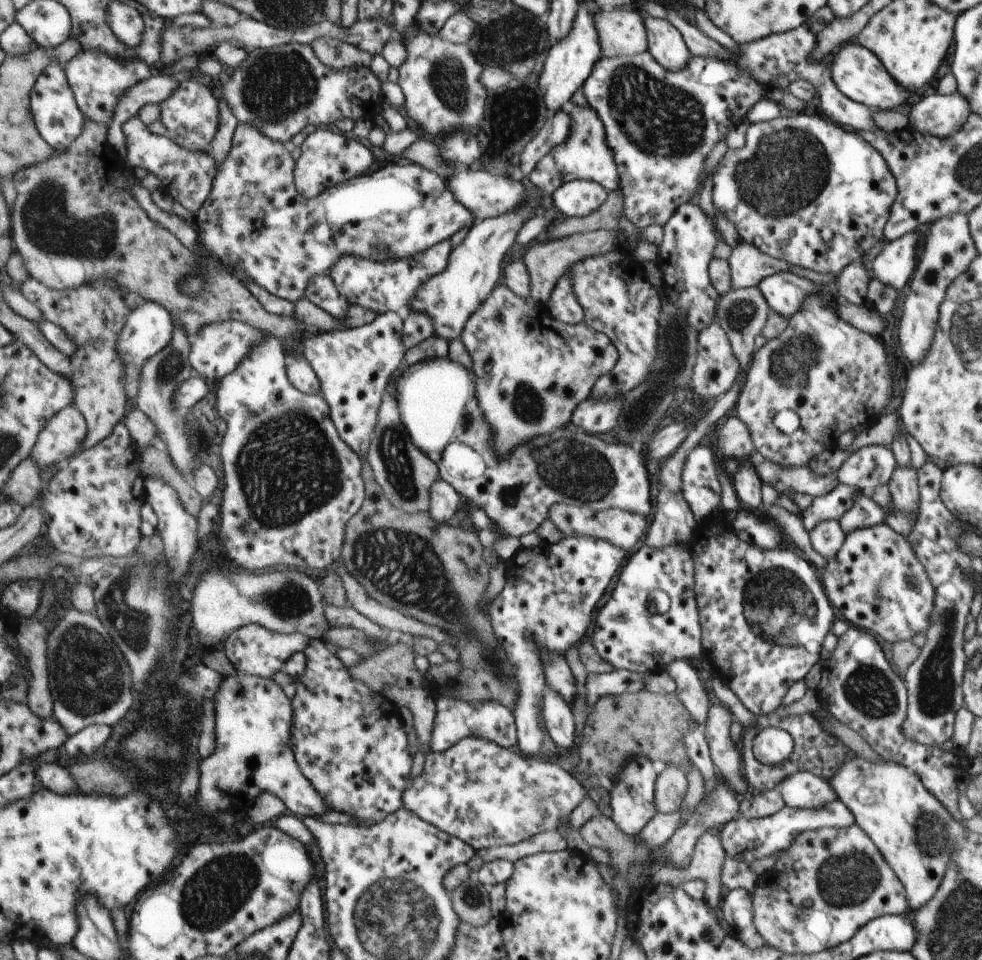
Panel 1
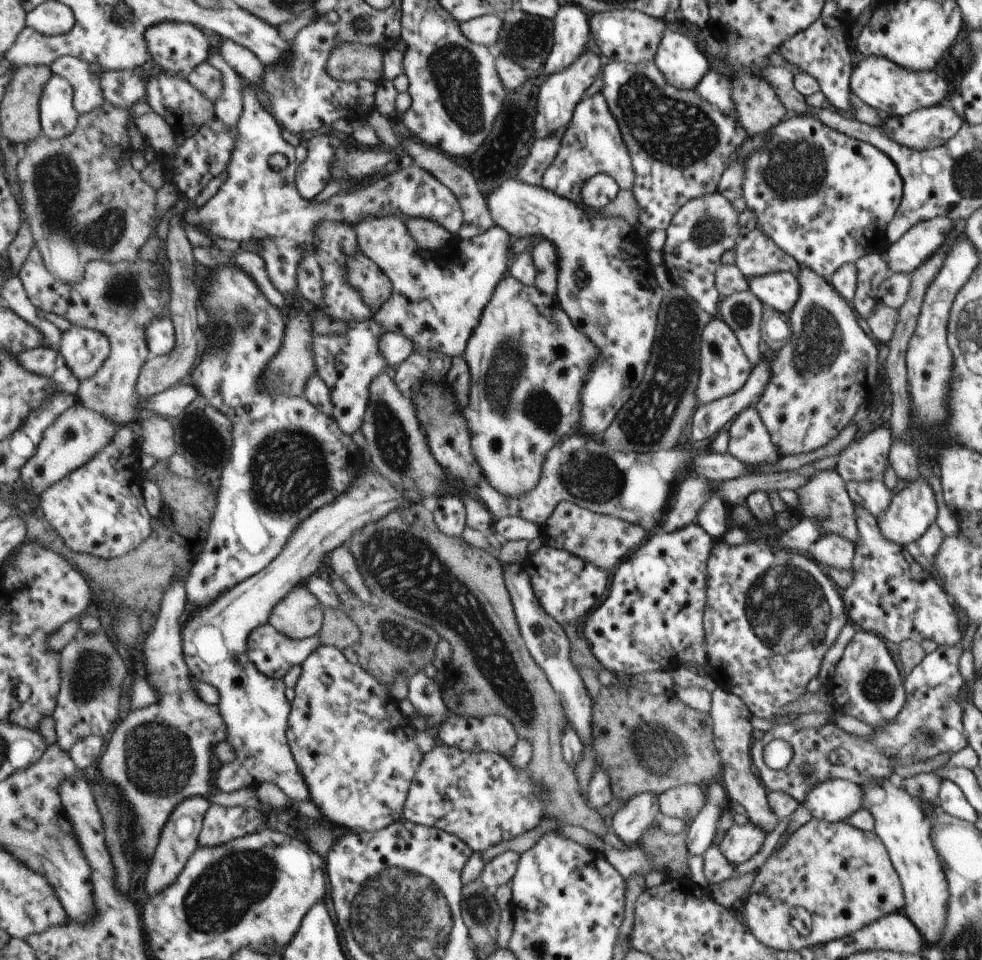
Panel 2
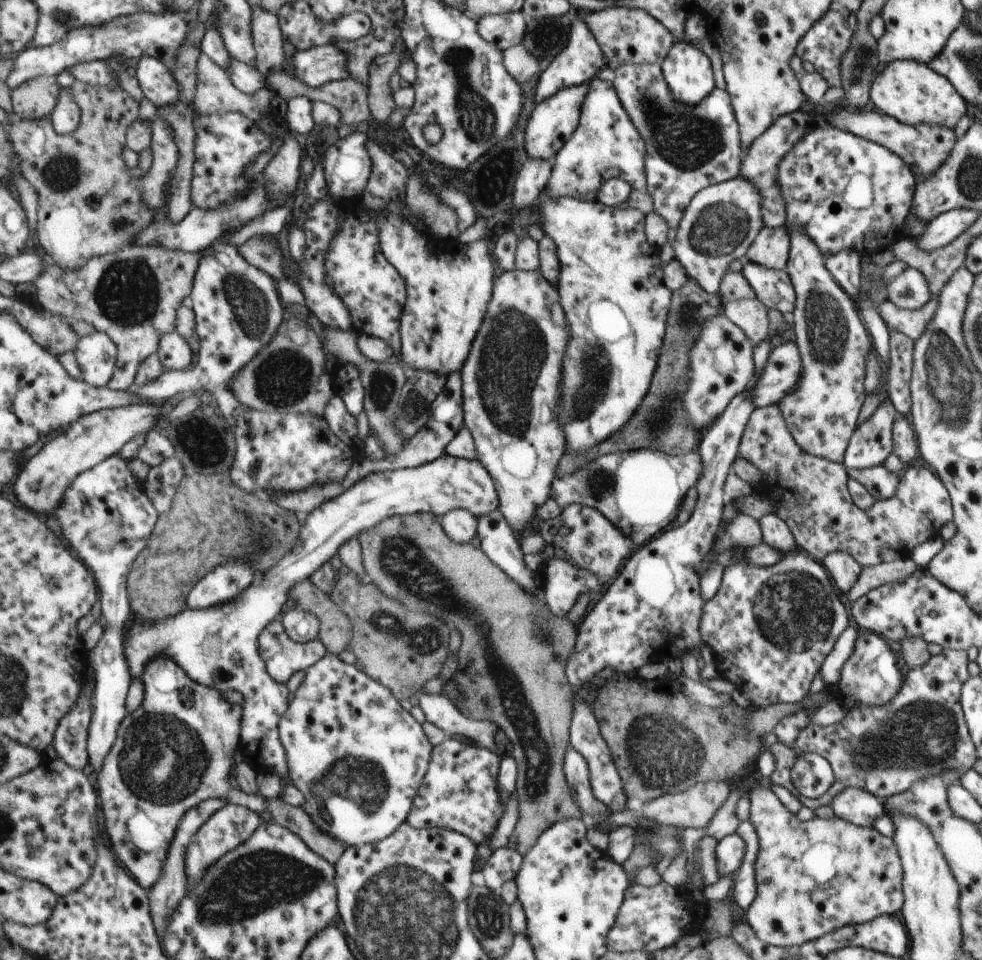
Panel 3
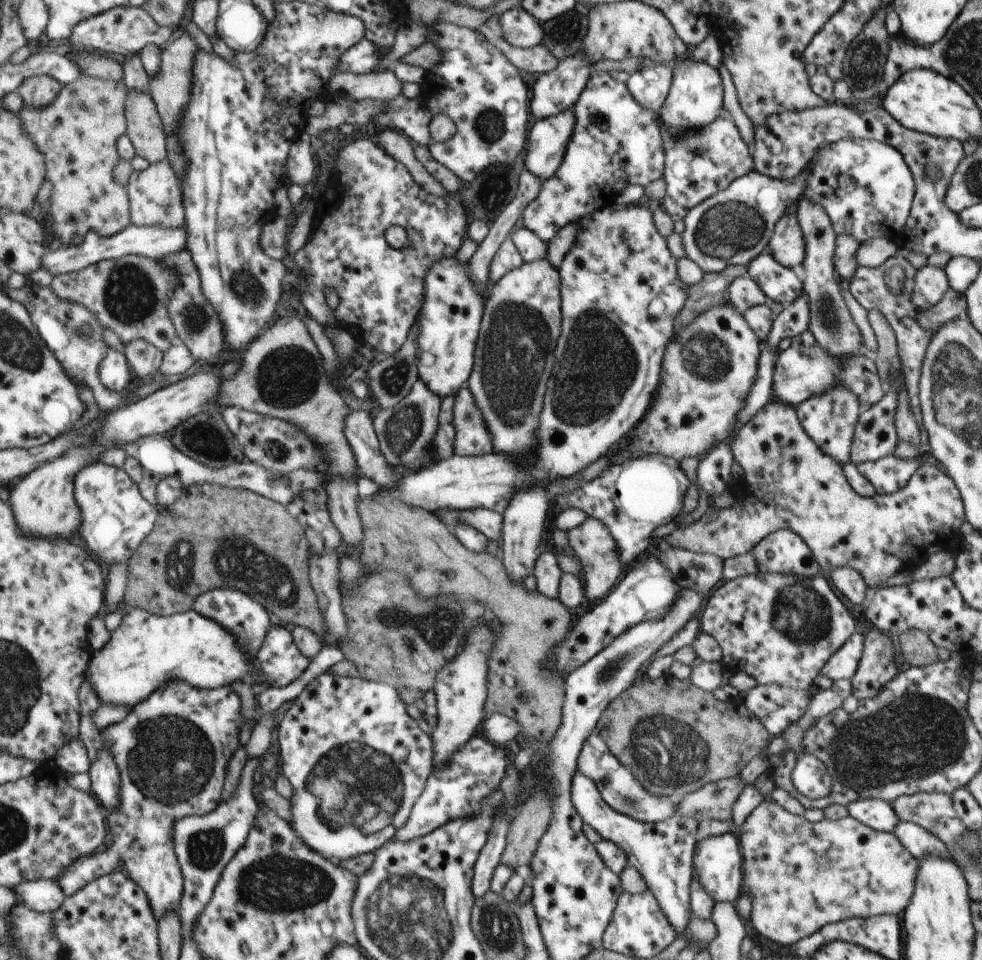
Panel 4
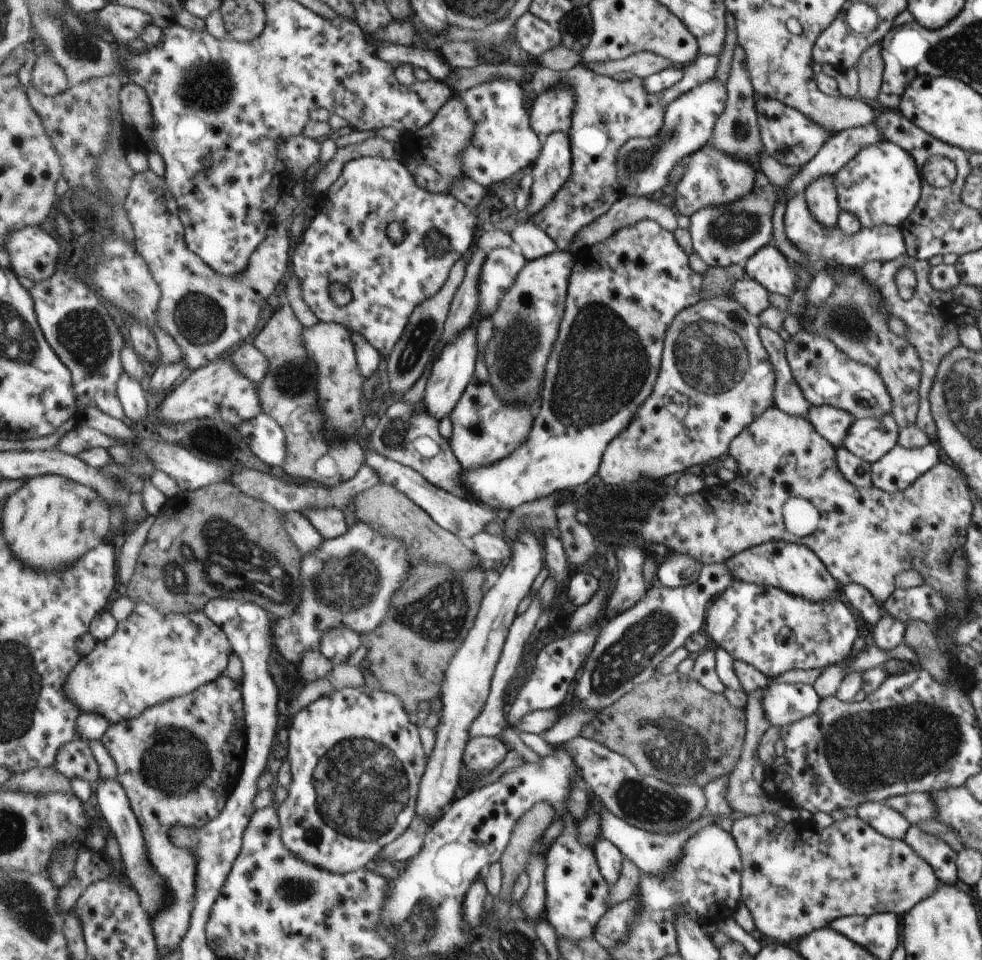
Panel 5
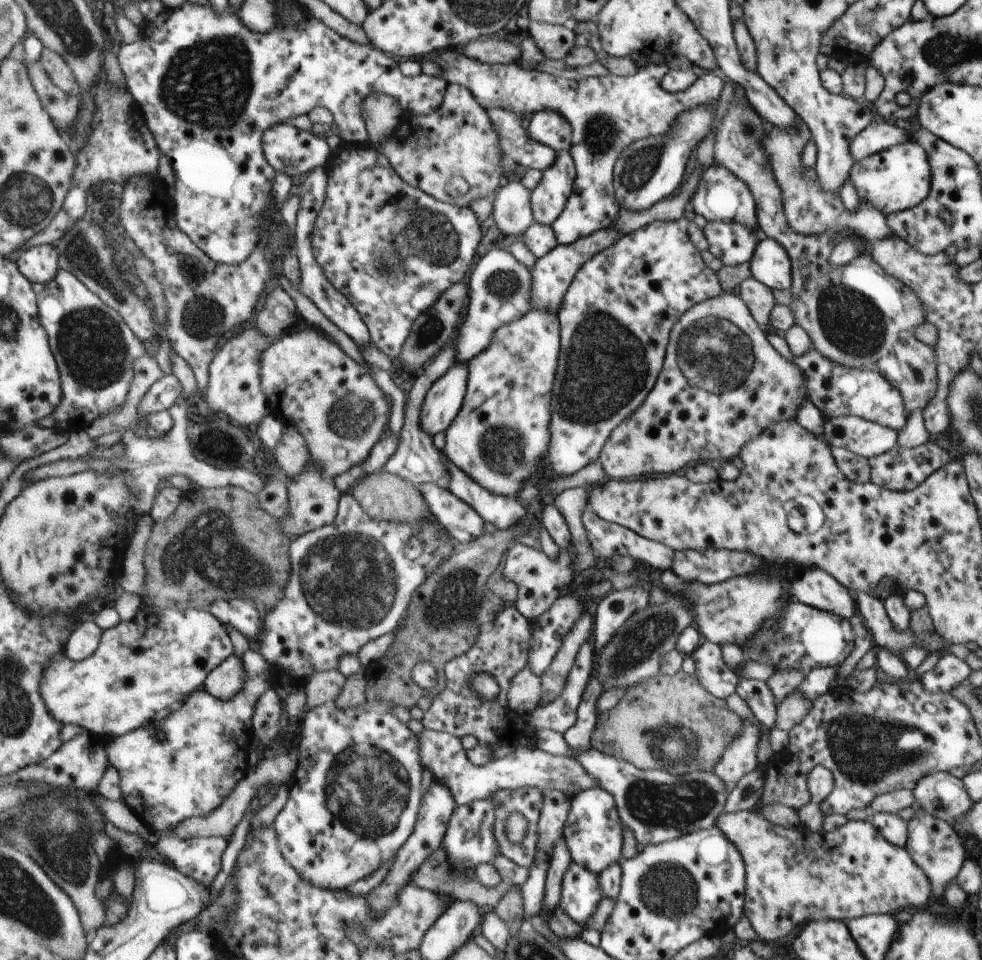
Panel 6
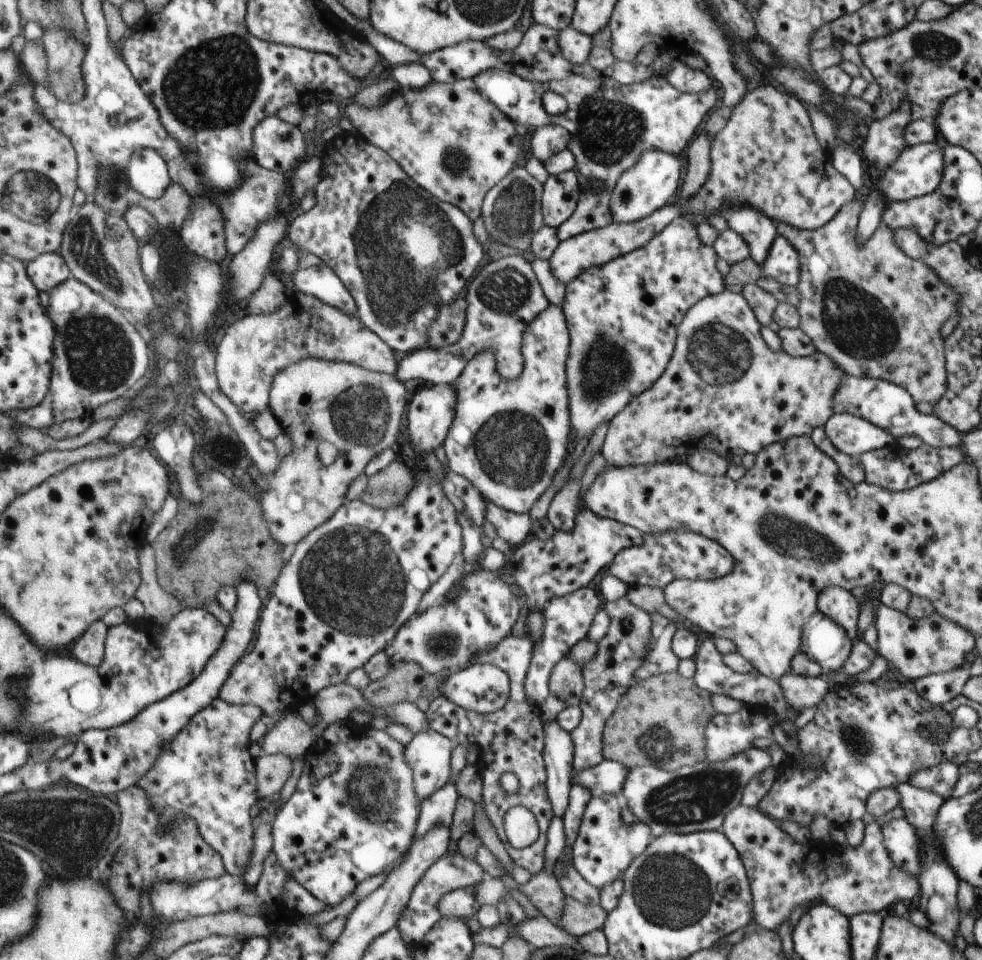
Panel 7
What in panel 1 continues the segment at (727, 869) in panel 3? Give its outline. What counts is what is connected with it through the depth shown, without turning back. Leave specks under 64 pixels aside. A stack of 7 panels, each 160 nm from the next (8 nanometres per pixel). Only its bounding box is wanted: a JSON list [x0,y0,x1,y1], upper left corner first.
[717,800,855,864]

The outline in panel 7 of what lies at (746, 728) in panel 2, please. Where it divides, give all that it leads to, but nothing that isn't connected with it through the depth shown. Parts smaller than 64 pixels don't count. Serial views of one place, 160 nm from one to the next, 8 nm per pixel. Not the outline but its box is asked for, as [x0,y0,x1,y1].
[721,804,921,930]

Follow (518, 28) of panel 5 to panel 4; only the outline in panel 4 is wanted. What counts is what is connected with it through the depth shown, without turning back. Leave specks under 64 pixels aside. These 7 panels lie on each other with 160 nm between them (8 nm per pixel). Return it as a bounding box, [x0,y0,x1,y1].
[501,7,541,49]

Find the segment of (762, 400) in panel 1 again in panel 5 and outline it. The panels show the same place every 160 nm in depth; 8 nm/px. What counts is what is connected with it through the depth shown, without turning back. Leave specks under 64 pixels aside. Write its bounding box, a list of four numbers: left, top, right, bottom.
[804,176,853,452]

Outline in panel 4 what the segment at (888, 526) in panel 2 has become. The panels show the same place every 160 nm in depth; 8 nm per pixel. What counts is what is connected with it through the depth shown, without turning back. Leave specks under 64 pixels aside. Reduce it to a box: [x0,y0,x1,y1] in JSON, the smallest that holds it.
[661,401,964,588]

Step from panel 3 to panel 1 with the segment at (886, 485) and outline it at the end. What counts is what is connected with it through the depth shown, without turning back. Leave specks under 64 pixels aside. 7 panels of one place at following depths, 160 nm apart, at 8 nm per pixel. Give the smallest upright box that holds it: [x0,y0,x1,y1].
[838,492,883,534]

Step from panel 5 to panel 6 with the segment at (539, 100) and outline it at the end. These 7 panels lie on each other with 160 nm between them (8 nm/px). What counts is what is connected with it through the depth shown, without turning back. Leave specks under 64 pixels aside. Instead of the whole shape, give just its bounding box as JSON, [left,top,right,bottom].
[527,110,571,151]

